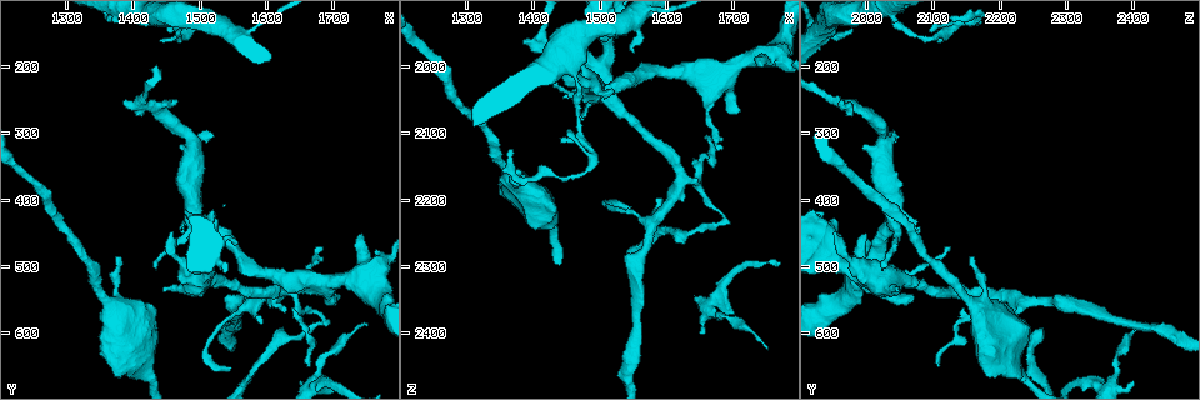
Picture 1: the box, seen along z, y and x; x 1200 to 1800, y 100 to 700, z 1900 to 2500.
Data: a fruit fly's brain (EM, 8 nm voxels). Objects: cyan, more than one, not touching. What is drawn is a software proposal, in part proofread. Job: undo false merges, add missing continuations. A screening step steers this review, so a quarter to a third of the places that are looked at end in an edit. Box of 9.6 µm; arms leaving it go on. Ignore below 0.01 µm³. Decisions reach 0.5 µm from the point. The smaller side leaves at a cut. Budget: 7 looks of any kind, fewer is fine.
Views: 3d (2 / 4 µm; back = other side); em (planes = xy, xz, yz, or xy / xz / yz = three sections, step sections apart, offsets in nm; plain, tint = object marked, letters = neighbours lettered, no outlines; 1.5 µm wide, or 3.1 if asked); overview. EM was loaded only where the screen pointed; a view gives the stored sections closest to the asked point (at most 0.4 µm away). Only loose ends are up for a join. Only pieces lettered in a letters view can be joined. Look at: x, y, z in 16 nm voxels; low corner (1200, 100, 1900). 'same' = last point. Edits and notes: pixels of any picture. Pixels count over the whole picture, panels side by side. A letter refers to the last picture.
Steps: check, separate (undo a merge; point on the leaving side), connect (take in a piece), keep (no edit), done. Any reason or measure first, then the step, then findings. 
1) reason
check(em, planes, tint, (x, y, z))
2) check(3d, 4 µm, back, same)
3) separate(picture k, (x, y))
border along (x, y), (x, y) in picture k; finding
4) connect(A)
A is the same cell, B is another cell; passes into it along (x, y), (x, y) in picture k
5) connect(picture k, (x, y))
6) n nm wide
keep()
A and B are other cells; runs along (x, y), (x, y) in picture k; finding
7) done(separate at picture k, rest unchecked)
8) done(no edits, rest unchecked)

thin neck
check(3d, 2 µm, (1690, 630, 2380))

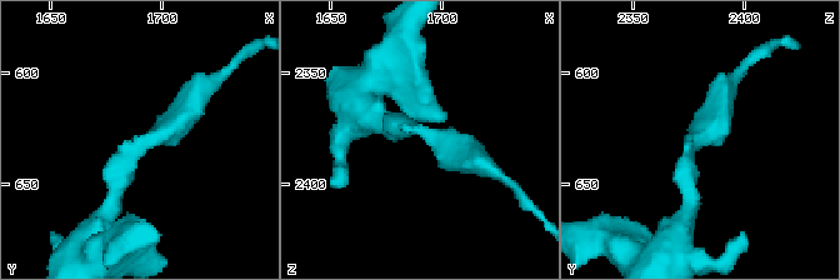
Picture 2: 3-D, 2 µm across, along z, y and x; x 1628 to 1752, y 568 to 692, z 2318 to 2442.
shape alone is not enough
check(em, xz, step 8, plain, (1693, 633, 2378))

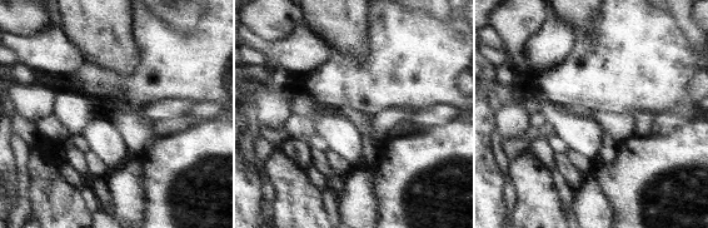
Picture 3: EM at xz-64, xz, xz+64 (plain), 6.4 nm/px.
check(em, xz, step 8, letters, same)

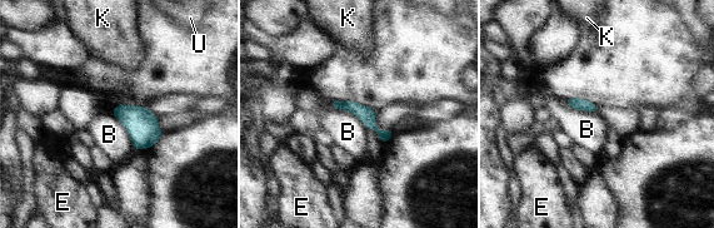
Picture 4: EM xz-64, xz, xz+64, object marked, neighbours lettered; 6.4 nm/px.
B touches over 280 nm
keep()
B, E, K and U are other cells; border along (331, 107), (353, 113), (367, 128) in picture 4; all the same neuron

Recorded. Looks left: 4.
sharp bend
check(em, planes, plain, (1680, 585, 2230))

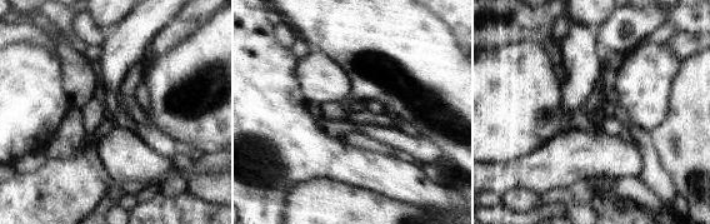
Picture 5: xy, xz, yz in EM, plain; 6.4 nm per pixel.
see the neighbours
check(em, planes, letters, same)

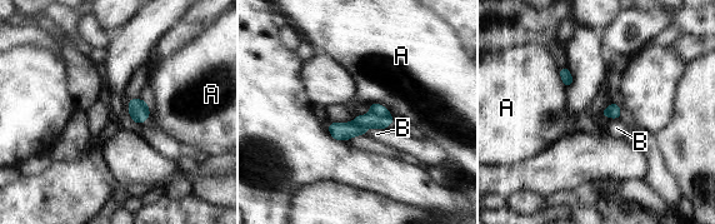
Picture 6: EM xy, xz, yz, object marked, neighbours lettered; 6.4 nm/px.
A touches over 150 nm
separate(picture 6, (340, 132))
A and B are other cells; border along (354, 123), (365, 128) in picture 6; two neurons meet here

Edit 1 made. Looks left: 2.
see it whole again
check(overview)

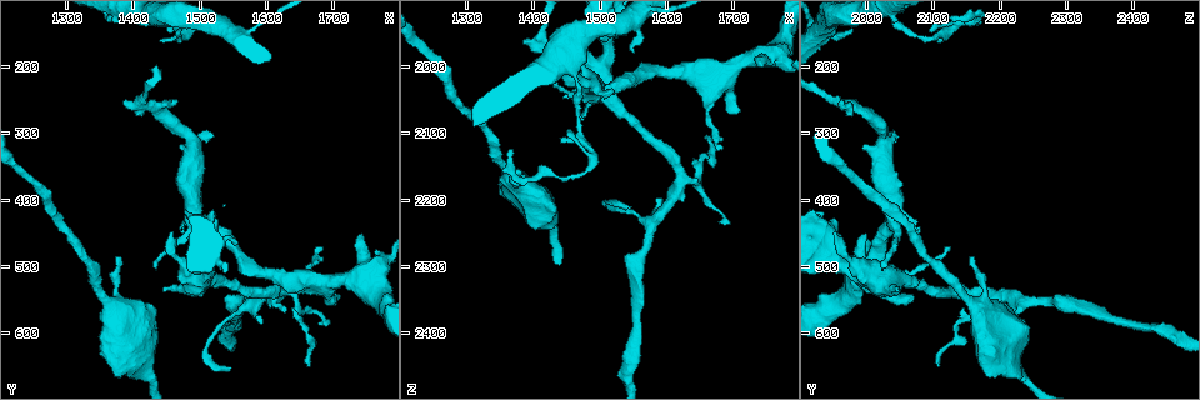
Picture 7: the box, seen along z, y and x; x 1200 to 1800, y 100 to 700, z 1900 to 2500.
an open end
check(em, xy, step 4, letters, (1435, 500, 2020))

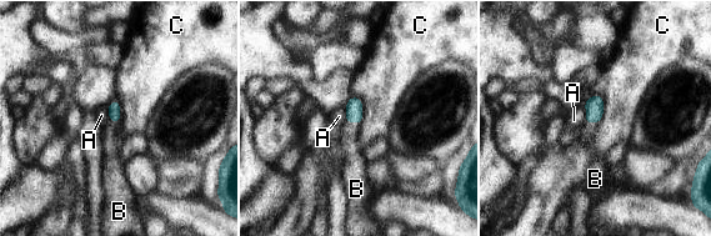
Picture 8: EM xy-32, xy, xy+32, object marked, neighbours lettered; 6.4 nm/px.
connect(B)
B is the same cell, A and C are other cells; passes into it along (354, 108), (353, 121), (351, 160) in picture 8; the neuron continues

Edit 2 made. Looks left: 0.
done(separate at picture 6, connect at picture 8, rest unchecked)

